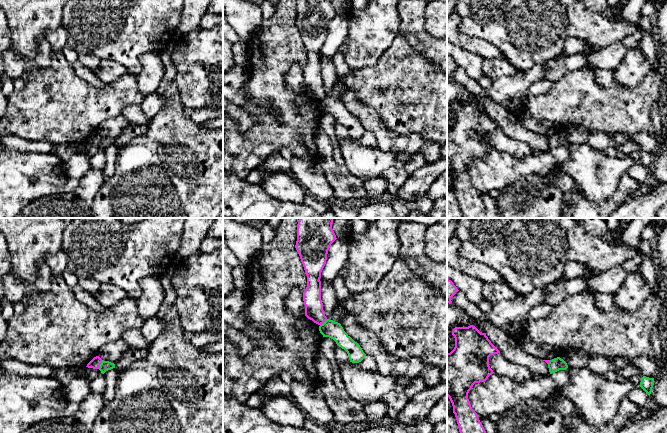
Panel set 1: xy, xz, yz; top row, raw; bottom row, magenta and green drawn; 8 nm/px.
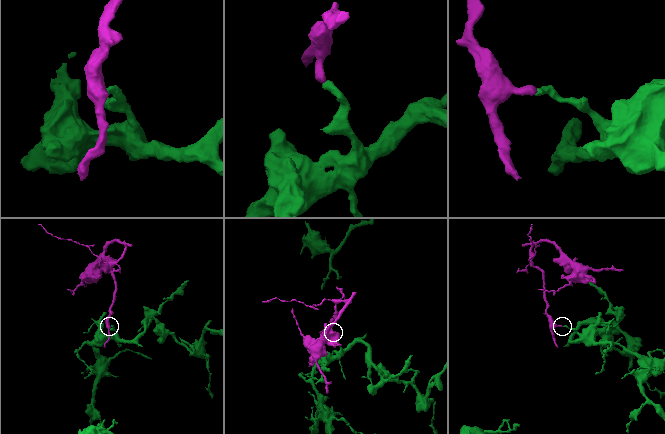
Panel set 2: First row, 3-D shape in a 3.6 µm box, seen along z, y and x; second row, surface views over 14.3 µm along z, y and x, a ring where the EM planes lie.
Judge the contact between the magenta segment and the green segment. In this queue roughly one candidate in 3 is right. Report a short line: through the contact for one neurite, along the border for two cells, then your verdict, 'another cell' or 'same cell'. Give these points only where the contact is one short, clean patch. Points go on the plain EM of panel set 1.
line xy (102, 136), (98, 144); another cell

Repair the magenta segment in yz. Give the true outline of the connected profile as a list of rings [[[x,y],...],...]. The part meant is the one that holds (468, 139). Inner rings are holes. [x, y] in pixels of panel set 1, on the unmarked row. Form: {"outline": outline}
{"outline": [[[475,102],[455,103],[452,107],[455,123],[447,129],[447,172],[449,173],[453,189],[455,190],[459,208],[464,218],[486,218],[486,207],[477,189],[472,185],[468,169],[475,159],[484,158],[494,148],[490,144],[489,133],[500,129],[486,112]]]}

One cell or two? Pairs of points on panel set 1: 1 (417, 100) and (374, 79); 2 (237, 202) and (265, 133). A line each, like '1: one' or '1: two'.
1: one
2: two

